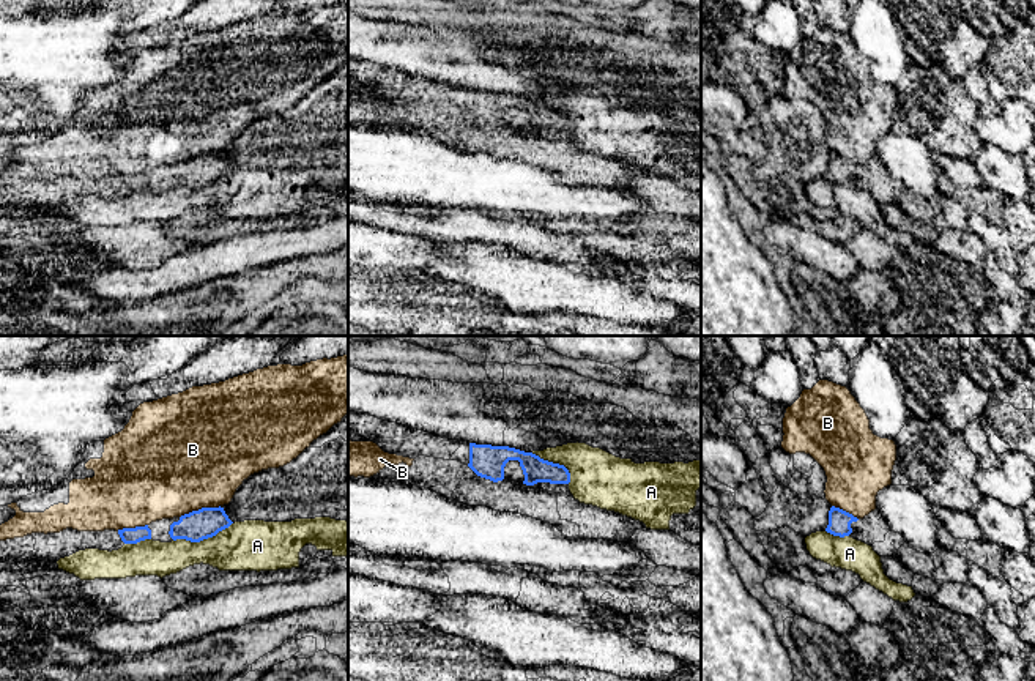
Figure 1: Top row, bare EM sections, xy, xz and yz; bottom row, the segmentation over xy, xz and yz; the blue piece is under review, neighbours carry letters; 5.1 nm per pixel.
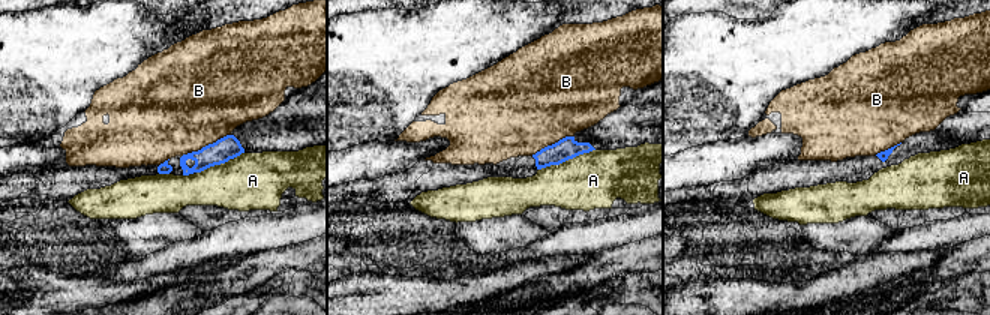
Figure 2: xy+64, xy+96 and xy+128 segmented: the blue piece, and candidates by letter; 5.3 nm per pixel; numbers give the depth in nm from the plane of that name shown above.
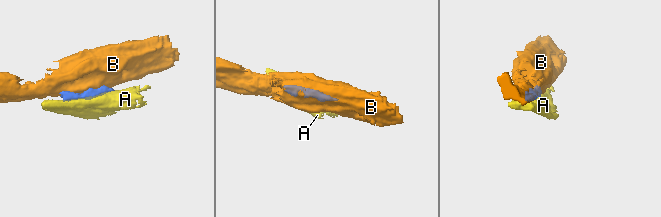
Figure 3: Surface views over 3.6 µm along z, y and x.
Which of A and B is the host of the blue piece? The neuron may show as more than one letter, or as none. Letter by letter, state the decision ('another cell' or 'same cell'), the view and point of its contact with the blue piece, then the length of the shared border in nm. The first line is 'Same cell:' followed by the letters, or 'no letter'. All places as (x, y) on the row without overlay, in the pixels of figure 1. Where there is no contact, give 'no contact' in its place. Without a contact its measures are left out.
Same cell: no letter
A: another cell; meets blue in xy at (202, 186); contact 320 nm long
B: another cell; meets blue in xy at (199, 156); contact 220 nm long

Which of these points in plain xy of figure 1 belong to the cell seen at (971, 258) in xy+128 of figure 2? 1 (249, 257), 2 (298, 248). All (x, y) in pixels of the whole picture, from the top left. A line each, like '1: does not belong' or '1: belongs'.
1: does not belong
2: does not belong

